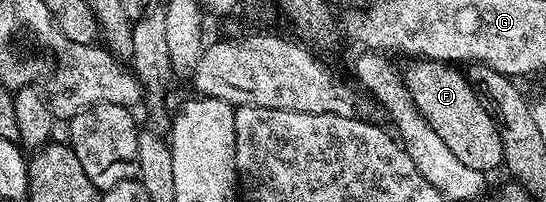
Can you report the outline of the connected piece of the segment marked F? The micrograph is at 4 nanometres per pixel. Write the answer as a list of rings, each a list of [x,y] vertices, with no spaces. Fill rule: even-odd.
[[[417,58],[413,65],[404,73],[405,85],[409,88],[411,98],[431,122],[431,126],[447,142],[448,148],[471,170],[479,170],[486,174],[492,174],[496,168],[502,167],[505,159],[503,152],[503,138],[499,138],[497,123],[491,118],[491,114],[483,106],[483,102],[477,96],[473,84],[460,67],[443,60],[426,60]]]

